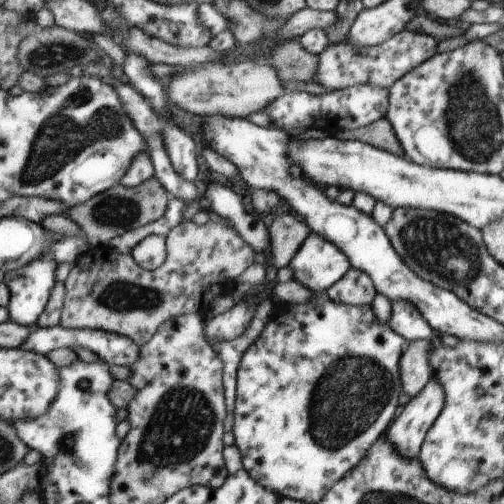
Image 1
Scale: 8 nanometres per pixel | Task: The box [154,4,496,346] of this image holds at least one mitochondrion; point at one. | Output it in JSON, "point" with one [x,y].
{"point":[441,247]}

